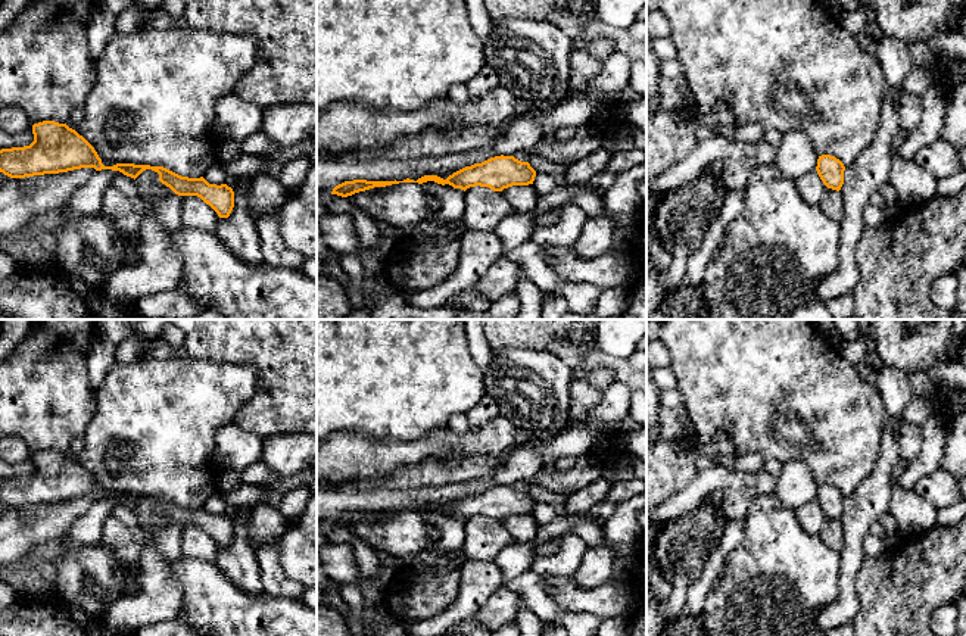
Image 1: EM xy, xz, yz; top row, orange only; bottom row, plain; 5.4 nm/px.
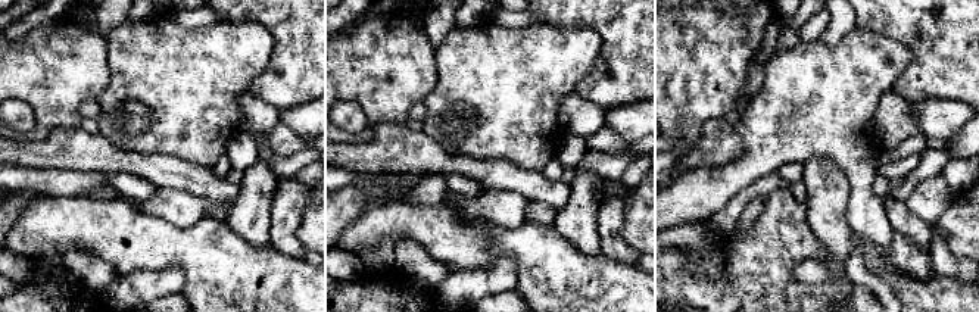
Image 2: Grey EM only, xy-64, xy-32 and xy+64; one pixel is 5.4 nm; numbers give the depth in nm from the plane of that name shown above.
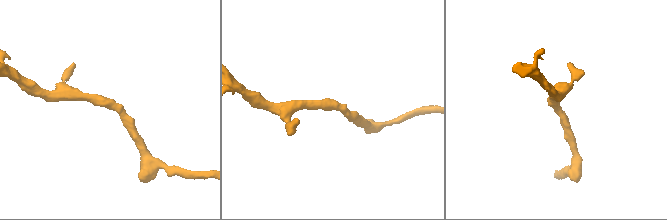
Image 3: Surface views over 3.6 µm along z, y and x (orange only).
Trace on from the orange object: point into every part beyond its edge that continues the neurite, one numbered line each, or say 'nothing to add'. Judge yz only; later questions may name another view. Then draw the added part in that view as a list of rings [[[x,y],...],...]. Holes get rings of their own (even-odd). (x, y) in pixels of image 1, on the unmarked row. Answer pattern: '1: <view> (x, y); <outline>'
nothing to add

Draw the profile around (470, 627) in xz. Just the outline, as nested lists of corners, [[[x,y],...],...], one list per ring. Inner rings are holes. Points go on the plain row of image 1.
[[[470,618],[452,626],[446,633],[452,636],[490,636],[493,632]]]

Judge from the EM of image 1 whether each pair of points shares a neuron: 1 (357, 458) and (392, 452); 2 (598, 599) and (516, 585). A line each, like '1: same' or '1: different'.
1: same
2: different

